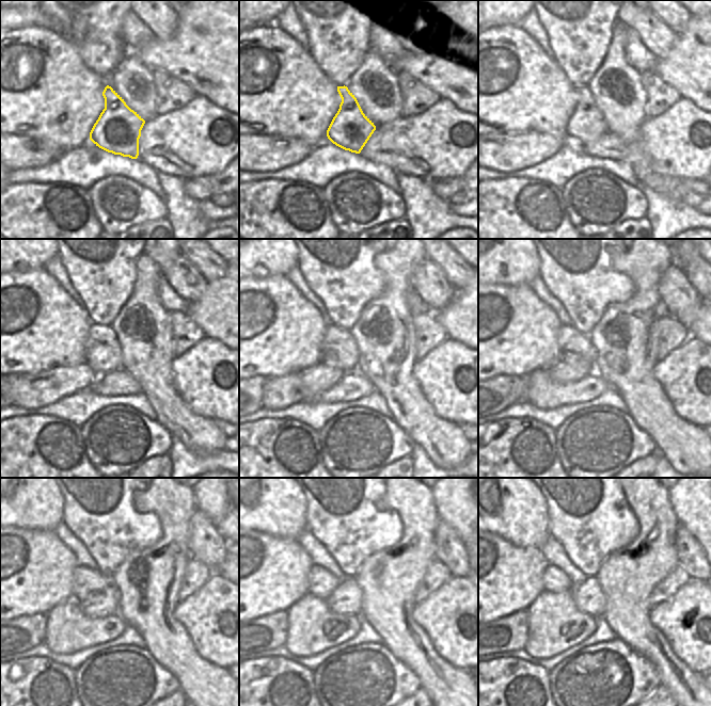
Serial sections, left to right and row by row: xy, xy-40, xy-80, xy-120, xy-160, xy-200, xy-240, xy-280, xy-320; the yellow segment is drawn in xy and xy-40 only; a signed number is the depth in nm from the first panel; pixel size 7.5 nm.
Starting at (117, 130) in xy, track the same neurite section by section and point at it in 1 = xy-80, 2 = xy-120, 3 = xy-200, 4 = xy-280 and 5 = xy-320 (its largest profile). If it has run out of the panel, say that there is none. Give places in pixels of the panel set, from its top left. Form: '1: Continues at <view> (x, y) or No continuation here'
1: Continues at xy-80 (586, 124)
2: Continues at xy-120 (104, 353)
3: Continues at xy-200 (569, 339)
4: Continues at xy-280 (320, 582)
5: Continues at xy-320 (554, 580).

